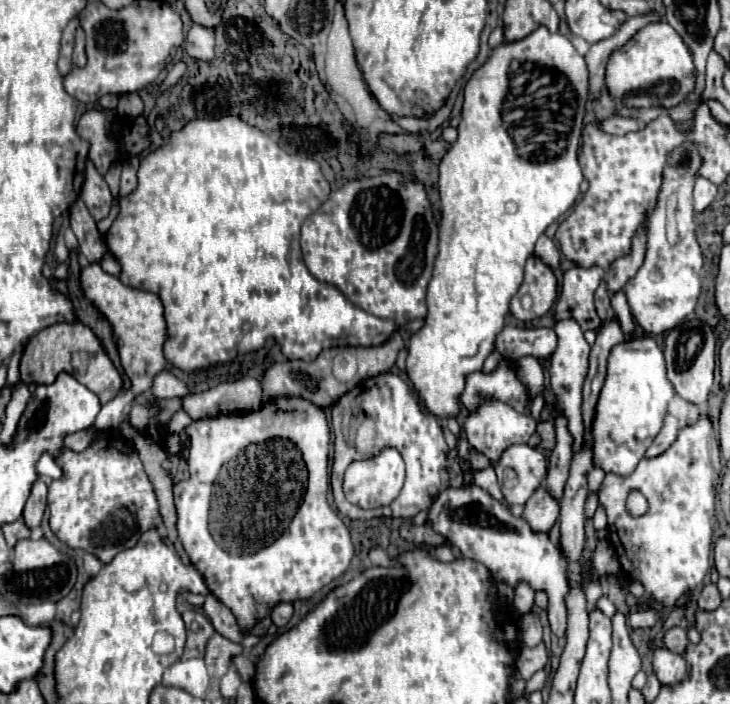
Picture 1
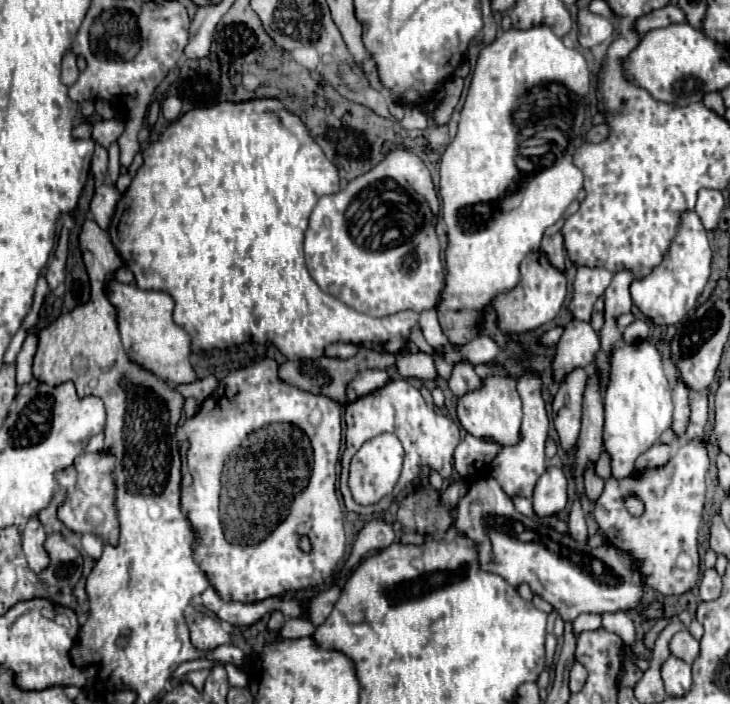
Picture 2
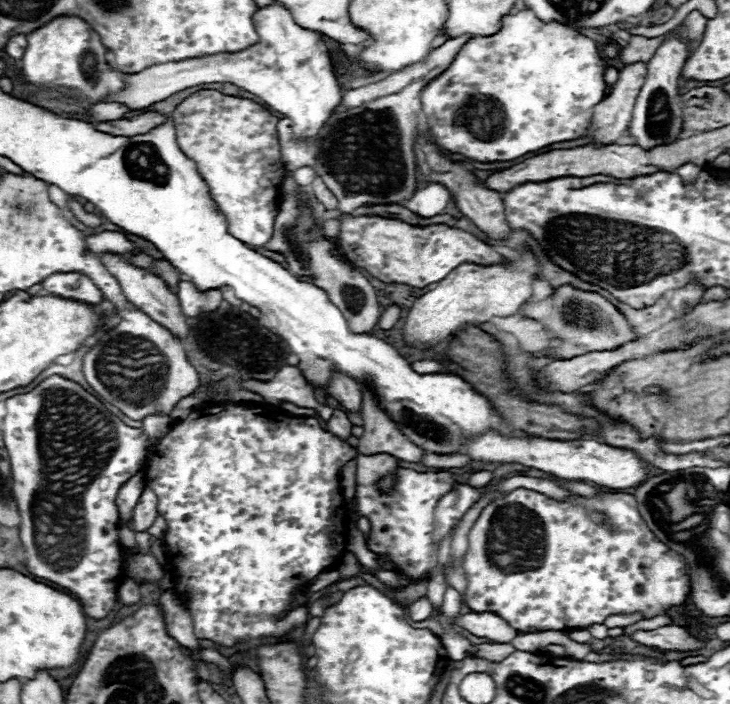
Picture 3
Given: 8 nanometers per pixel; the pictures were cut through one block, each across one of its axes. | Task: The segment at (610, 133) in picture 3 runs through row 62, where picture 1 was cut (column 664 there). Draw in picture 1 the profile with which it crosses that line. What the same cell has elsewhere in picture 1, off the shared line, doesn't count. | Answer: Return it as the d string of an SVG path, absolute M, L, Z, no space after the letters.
M676 626L676 628L666 630L666 634L664 634L664 646L668 650L672 650L676 654L682 654L684 648L686 648L686 644L688 644L688 638L686 638L686 630L684 628Z

